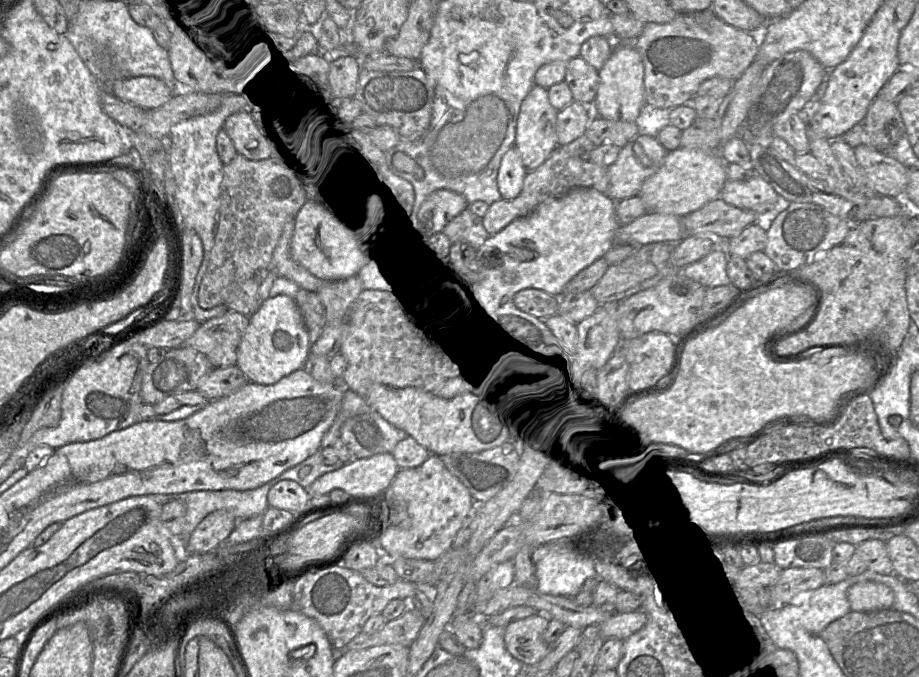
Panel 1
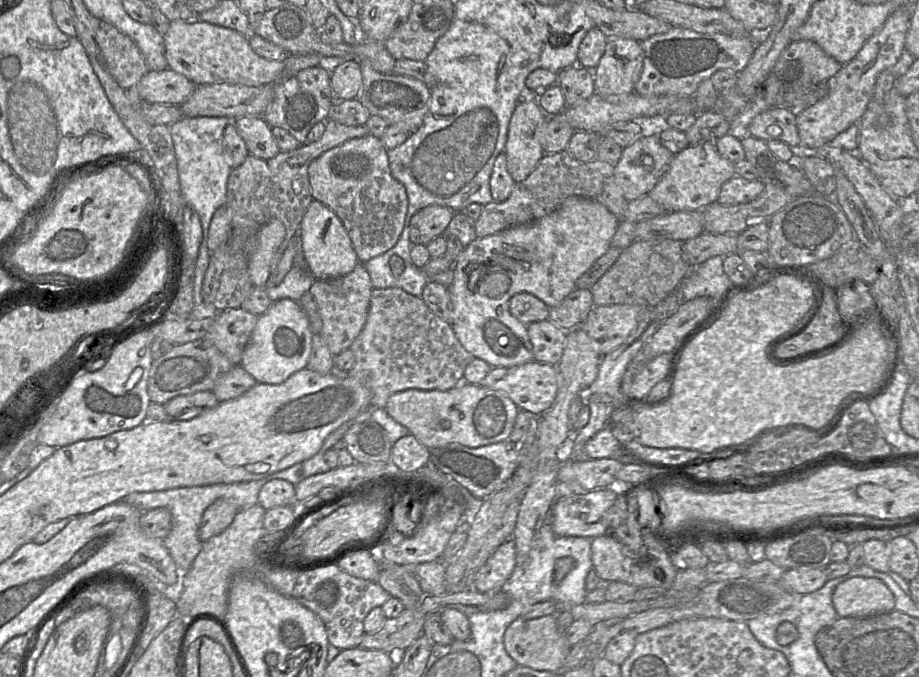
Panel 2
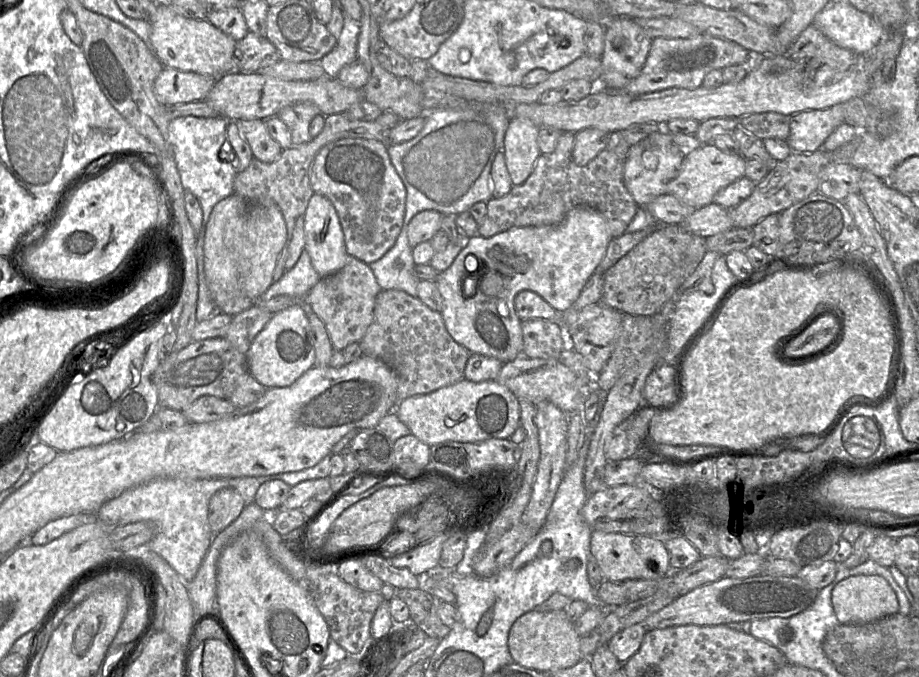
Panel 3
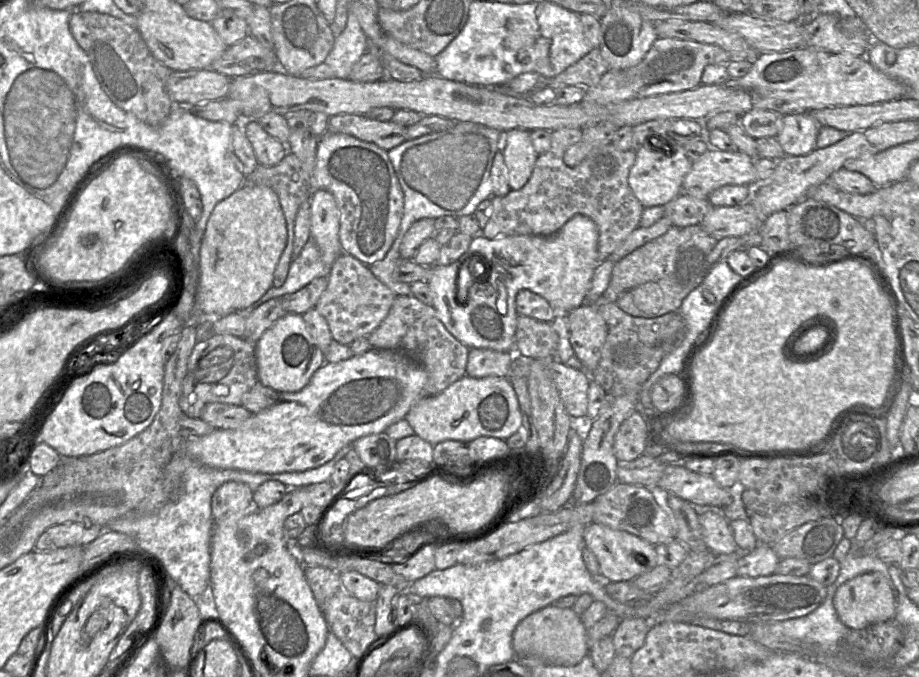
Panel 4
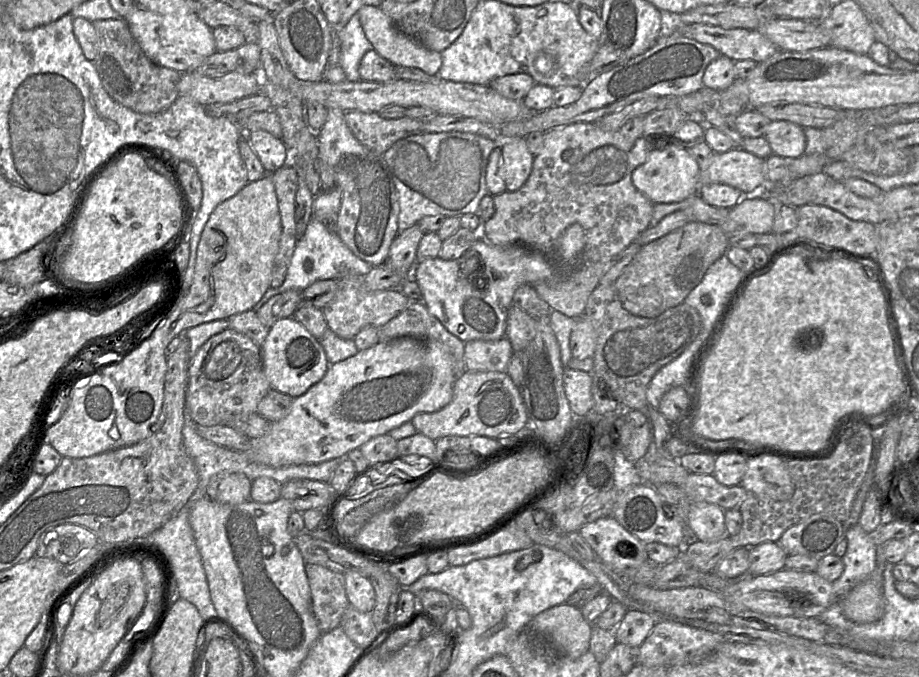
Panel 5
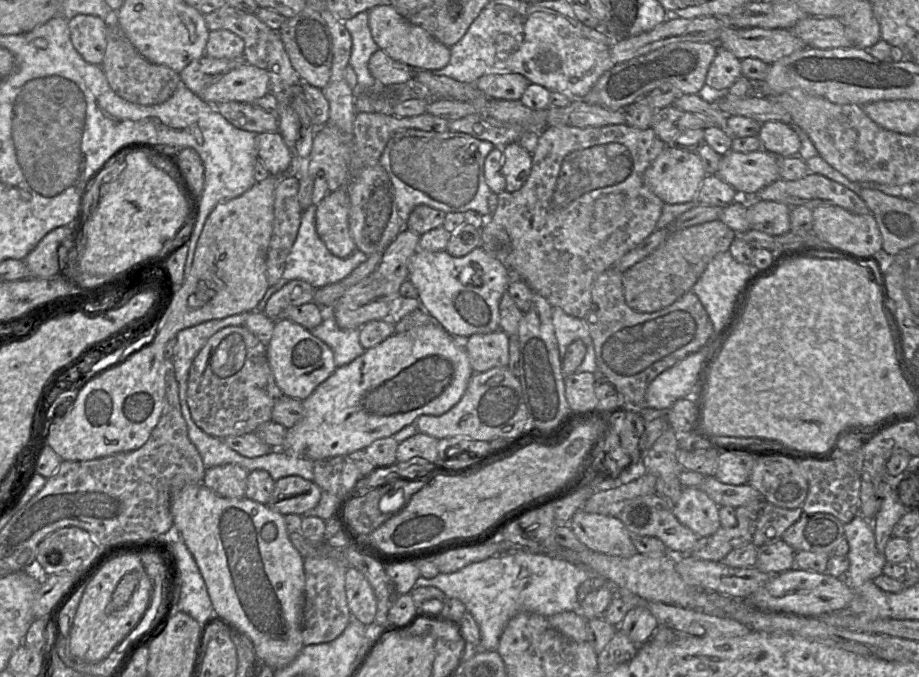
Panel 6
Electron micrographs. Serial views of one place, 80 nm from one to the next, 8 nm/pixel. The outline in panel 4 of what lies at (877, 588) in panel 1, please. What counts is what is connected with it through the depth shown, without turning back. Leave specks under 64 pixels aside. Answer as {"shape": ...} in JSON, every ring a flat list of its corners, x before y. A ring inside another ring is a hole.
{"shape":[[879,572,865,573,843,583,835,592,834,607,841,622,849,629,862,629,894,618,896,592,892,582]]}

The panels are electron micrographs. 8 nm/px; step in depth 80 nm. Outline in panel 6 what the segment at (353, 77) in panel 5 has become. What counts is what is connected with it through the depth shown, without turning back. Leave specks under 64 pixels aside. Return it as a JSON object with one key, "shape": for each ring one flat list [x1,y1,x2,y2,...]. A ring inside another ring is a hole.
{"shape":[[362,12,343,21,352,38,349,66,355,71,358,80,358,87,353,89,355,97,357,94,372,91,378,84,368,68,370,57,379,49,371,35,368,20,368,12]]}

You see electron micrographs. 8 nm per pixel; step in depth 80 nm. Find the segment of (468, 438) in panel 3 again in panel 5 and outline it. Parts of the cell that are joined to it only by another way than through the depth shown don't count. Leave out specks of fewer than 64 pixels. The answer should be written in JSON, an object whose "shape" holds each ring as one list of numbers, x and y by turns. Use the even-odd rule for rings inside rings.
{"shape":[[466,371,453,386,451,402,431,413,419,413,411,423,417,433,436,441,446,436,484,436,499,439,525,429,528,414,520,389,507,372]]}

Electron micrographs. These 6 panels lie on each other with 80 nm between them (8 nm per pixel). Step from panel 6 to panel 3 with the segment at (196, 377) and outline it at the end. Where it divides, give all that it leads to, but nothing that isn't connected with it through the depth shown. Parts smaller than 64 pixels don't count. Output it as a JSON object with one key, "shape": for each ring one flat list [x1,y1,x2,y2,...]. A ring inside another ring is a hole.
{"shape":[[225,338,192,341,179,352,161,361,152,376,159,398,159,407,182,411,201,396,229,399,240,377,248,372,246,354,239,352]]}

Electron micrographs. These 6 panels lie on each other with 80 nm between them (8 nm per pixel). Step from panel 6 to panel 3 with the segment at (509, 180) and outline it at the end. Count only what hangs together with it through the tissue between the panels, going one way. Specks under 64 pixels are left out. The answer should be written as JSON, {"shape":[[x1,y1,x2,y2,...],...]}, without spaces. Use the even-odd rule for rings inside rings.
{"shape":[[511,118,504,136,502,151,505,155,505,161,508,173,513,185,522,184,531,174,534,165,541,152,538,147,539,127,534,125,526,118]]}

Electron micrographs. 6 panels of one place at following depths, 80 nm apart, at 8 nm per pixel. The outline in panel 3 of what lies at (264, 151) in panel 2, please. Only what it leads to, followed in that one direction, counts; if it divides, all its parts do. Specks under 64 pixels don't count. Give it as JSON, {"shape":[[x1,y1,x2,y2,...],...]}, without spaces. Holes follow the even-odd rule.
{"shape":[[240,120,237,123,255,159,264,163,272,163,280,157,283,149,269,134,265,120]]}

